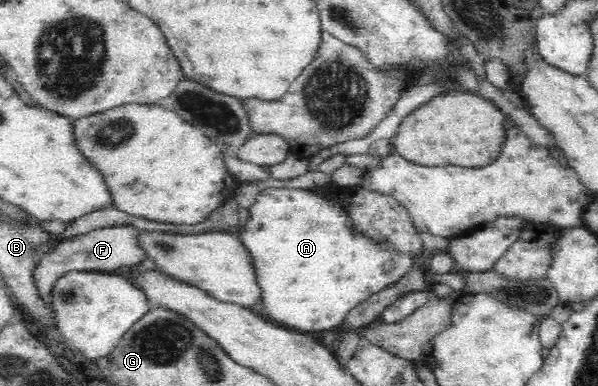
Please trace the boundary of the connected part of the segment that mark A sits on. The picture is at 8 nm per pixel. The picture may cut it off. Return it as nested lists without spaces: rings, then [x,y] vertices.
[[[268,187],[266,190],[262,190],[255,197],[253,206],[246,212],[249,218],[247,218],[245,226],[243,226],[243,232],[241,231],[241,234],[237,234],[237,237],[249,253],[249,258],[252,262],[254,273],[256,274],[258,288],[260,289],[261,304],[259,304],[259,310],[261,310],[261,315],[265,316],[267,320],[273,320],[273,323],[283,324],[284,328],[296,330],[297,332],[337,330],[343,322],[345,315],[354,306],[357,306],[357,303],[360,303],[365,297],[373,294],[373,292],[377,292],[388,284],[394,283],[413,264],[418,265],[410,254],[400,254],[400,252],[392,250],[386,244],[380,244],[380,242],[379,244],[372,244],[368,238],[364,238],[362,234],[354,232],[352,226],[350,226],[349,219],[347,219],[347,213],[345,213],[346,202],[348,201],[345,197],[346,195],[340,197],[339,200],[335,200],[334,198],[328,198],[328,196],[324,196],[320,192],[313,192],[312,190],[274,187]]]

